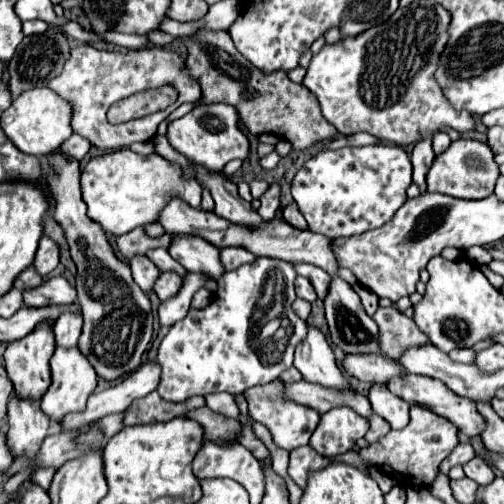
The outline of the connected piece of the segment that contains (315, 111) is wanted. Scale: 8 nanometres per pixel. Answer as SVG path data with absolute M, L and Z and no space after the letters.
M201 30L189 42L189 58L185 60L187 72L195 76L201 84L203 104L225 102L237 108L243 124L255 136L259 134L277 134L291 142L293 150L305 150L321 140L335 138L337 130L331 126L321 110L315 96L303 86L289 80L285 72L259 72L249 60L237 52L229 32L225 30Z

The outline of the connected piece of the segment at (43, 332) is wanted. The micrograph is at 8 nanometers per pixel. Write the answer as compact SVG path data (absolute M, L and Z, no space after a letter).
M45 324L37 326L29 336L25 336L17 342L11 342L7 346L7 350L5 350L5 368L7 368L7 374L11 376L11 384L13 384L17 396L39 400L47 392L47 388L51 384L49 360L51 360L53 352L55 352L55 336L53 336L53 330Z

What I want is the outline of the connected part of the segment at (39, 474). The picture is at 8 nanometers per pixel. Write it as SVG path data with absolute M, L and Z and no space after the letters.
M41 468L41 470L37 470L35 472L35 476L31 478L33 482L37 482L43 490L47 490L49 486L51 486L51 480L53 480L53 476L55 476L55 468Z

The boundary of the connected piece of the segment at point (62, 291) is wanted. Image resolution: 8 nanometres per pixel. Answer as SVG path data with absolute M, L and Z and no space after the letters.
M55 276L55 278L45 280L39 288L25 290L23 300L27 306L33 306L33 308L73 304L77 300L77 292L75 292L75 286L69 284L63 276Z

